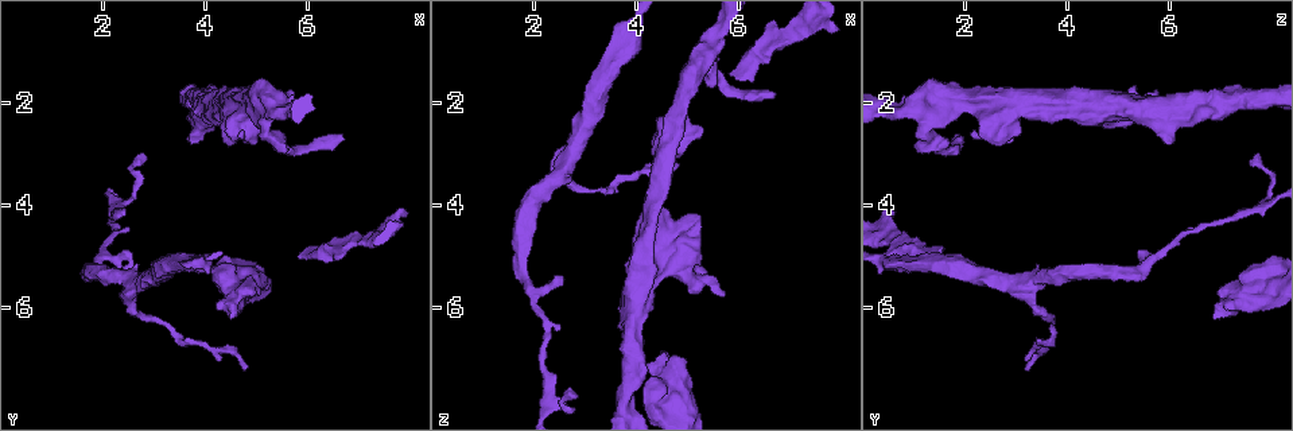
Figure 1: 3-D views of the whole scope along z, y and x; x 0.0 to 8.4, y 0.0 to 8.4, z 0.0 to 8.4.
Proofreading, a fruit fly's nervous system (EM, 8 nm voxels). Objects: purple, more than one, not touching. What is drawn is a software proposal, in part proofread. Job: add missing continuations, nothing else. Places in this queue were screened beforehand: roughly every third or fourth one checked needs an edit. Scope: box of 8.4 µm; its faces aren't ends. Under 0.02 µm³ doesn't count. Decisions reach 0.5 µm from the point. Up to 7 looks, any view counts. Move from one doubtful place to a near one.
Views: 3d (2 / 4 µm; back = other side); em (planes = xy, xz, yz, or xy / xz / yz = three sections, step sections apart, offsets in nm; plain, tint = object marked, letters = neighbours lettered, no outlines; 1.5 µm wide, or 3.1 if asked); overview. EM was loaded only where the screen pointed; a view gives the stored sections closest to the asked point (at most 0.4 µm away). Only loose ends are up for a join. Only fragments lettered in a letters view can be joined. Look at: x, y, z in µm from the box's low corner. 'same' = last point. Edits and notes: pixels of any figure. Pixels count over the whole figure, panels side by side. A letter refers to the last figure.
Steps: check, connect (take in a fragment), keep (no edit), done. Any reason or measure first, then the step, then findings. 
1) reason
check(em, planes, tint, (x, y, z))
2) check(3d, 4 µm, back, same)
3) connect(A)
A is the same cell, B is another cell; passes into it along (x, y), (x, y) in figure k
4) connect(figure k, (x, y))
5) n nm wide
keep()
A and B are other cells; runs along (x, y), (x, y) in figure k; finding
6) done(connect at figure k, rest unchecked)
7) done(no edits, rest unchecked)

tapers out
check(3d, 4 µm, (2.45, 5.20, 5.40))

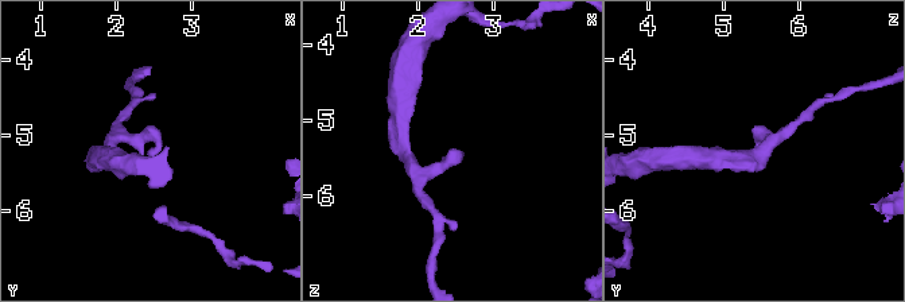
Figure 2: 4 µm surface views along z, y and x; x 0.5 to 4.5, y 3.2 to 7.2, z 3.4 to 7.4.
need the tissue
check(em, yz, step 4, letters, (2.50, 5.25, 5.40))

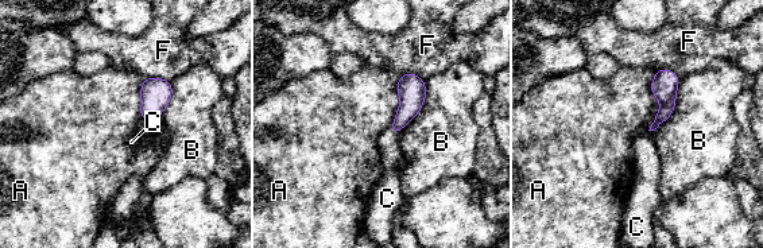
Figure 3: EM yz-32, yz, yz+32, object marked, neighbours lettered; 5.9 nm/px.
connect(C)
C is the same cell, A, B and F are other cells; the neuron continues

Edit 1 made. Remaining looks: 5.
an open end
check(3d, 4 µm, back, (4.45, 6.15, 6.85))

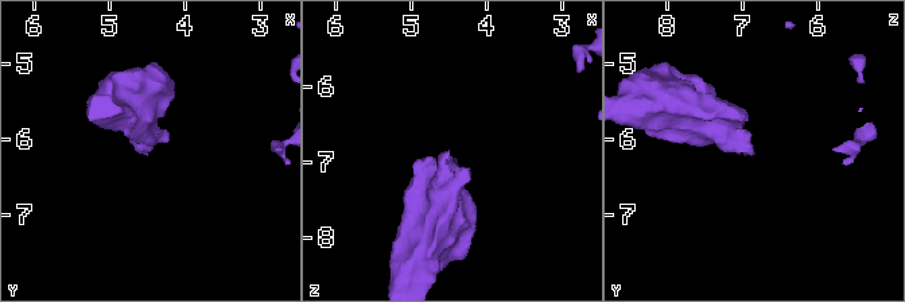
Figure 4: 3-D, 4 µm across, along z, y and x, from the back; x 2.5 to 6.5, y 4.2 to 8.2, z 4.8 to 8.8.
shape alone is not enough
check(em, planes, plain, (4.45, 6.15, 6.80))

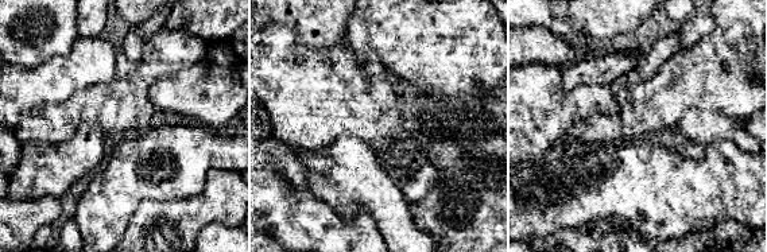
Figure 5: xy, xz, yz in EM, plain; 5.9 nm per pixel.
check(em, planes, letters, same)

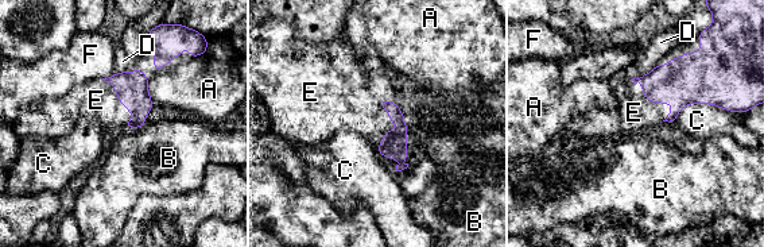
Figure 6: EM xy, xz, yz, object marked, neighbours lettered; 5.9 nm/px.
connect(E)
E is the same cell, A, B, C, D and F are other cells; passes into it along (693, 78), (658, 101), (633, 112) in figure 6; it goes on there

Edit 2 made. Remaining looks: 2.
branch stops here
check(em, xy, step 8, letters, (8.00, 4.20, 0.55))

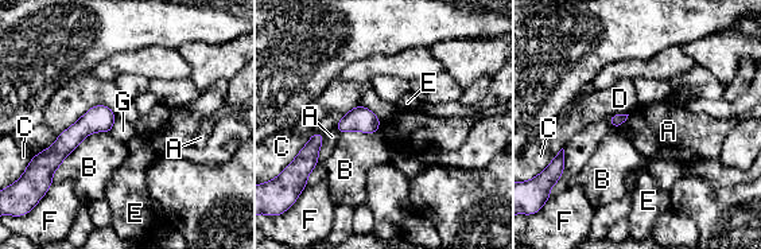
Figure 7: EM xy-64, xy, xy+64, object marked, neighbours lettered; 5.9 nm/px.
another direction
check(em, planes, letters, same)

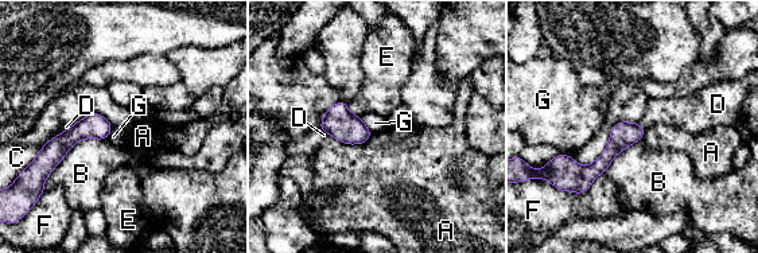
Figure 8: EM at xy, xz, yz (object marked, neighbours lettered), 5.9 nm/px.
keep()
A, B, C, D, E, F and G are other cells; border along (361, 117), (372, 133) in figure 8; no lettered fragment goes on from it

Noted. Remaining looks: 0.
done(connect at figure 3, connect at figure 6, rest unchecked)

